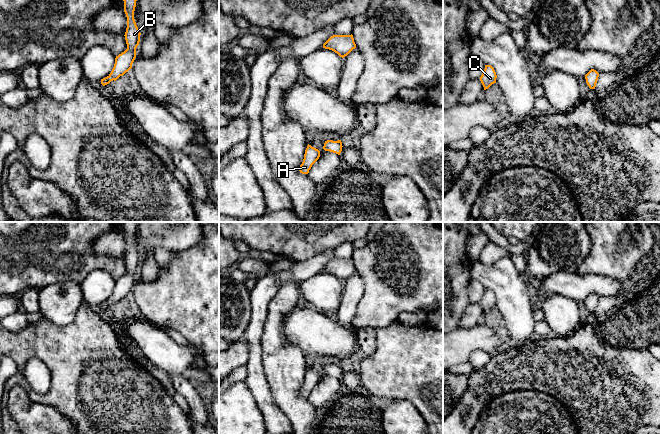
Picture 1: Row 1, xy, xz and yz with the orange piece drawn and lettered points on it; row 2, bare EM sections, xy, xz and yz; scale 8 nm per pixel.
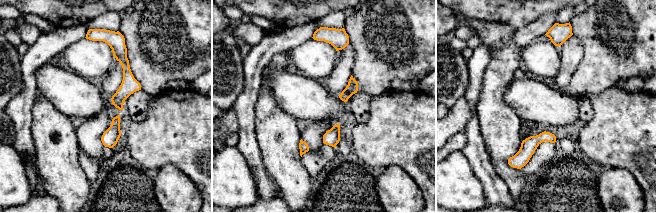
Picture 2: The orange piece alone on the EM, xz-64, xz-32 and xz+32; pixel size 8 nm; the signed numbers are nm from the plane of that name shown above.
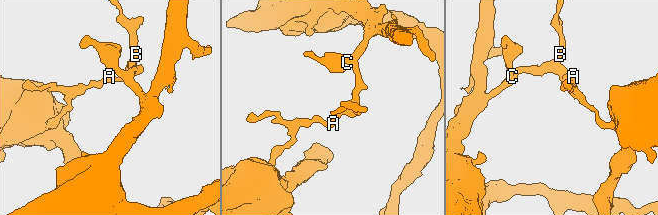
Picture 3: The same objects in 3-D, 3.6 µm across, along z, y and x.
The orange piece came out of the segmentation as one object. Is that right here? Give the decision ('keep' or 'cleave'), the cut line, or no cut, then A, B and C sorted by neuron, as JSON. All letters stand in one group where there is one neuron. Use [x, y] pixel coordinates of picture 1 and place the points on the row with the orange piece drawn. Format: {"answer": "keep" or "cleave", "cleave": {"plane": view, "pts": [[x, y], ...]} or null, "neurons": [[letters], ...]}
{"answer": "cleave", "cleave": {"plane": "xz", "pts": [[334, 141], [329, 145], [328, 150]]}, "neurons": [["A"], ["B", "C"]]}

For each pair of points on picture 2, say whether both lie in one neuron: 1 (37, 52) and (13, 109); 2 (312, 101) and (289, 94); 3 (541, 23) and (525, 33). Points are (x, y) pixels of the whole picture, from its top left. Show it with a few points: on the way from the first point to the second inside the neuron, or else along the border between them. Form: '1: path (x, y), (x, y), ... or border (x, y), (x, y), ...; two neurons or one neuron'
1: path (29, 66), (29, 93), (27, 95); one neuron
2: path (306, 99), (295, 94); one neuron
3: path (537, 27), (529, 33); one neuron

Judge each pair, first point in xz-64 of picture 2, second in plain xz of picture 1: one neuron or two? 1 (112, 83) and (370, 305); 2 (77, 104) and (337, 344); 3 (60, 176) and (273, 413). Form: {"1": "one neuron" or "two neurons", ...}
{"1": "two neurons", "2": "one neuron", "3": "two neurons"}

